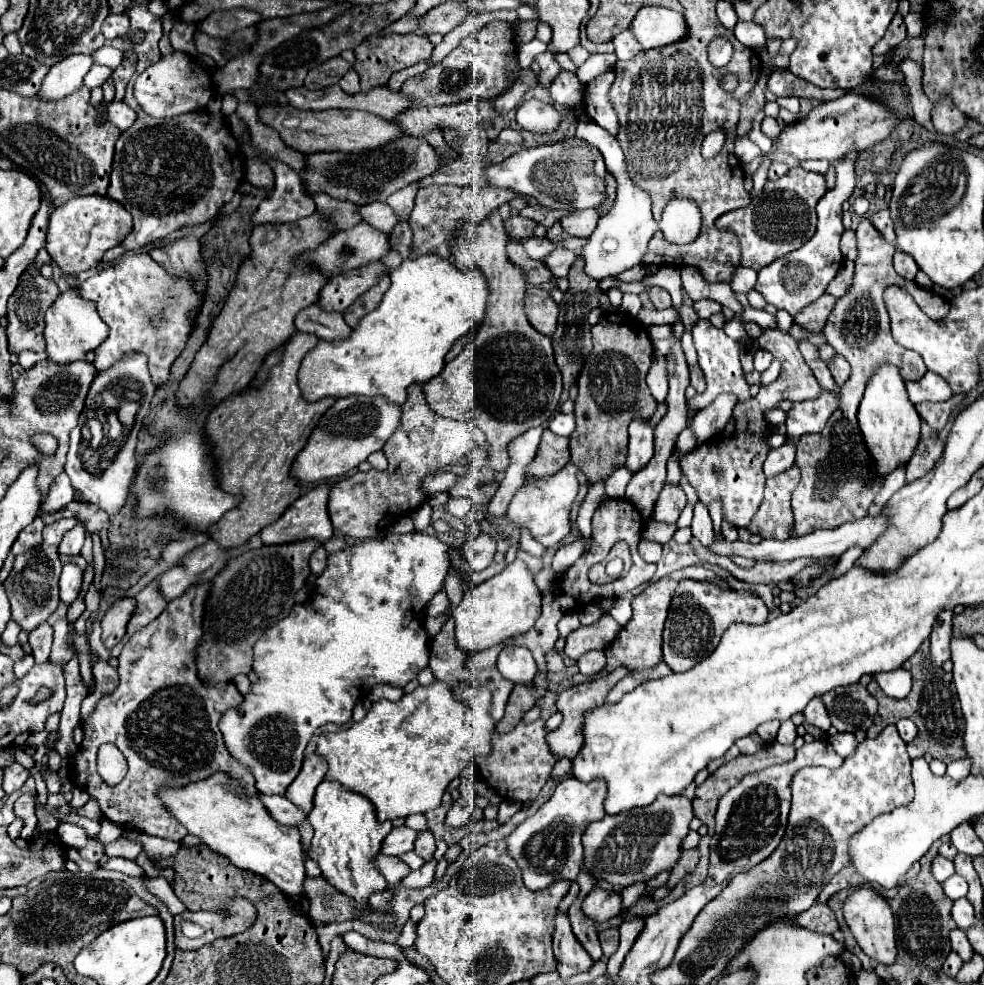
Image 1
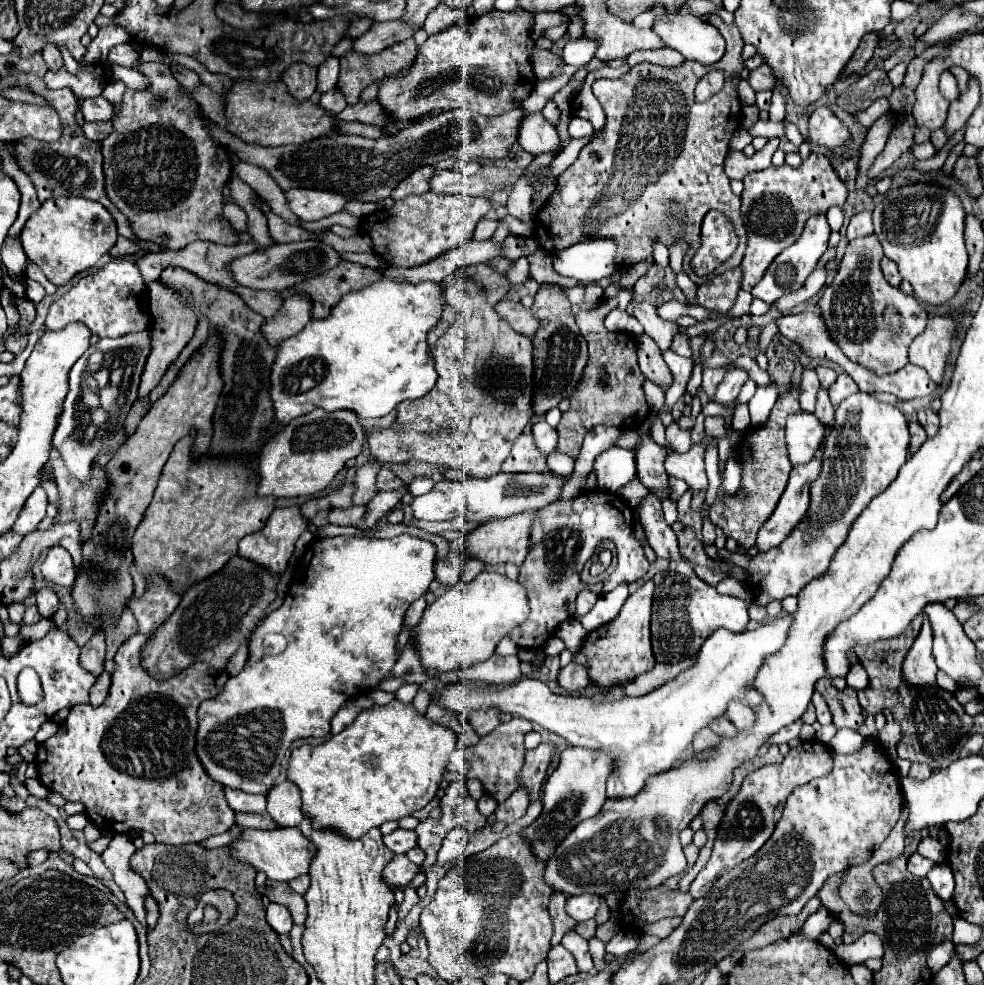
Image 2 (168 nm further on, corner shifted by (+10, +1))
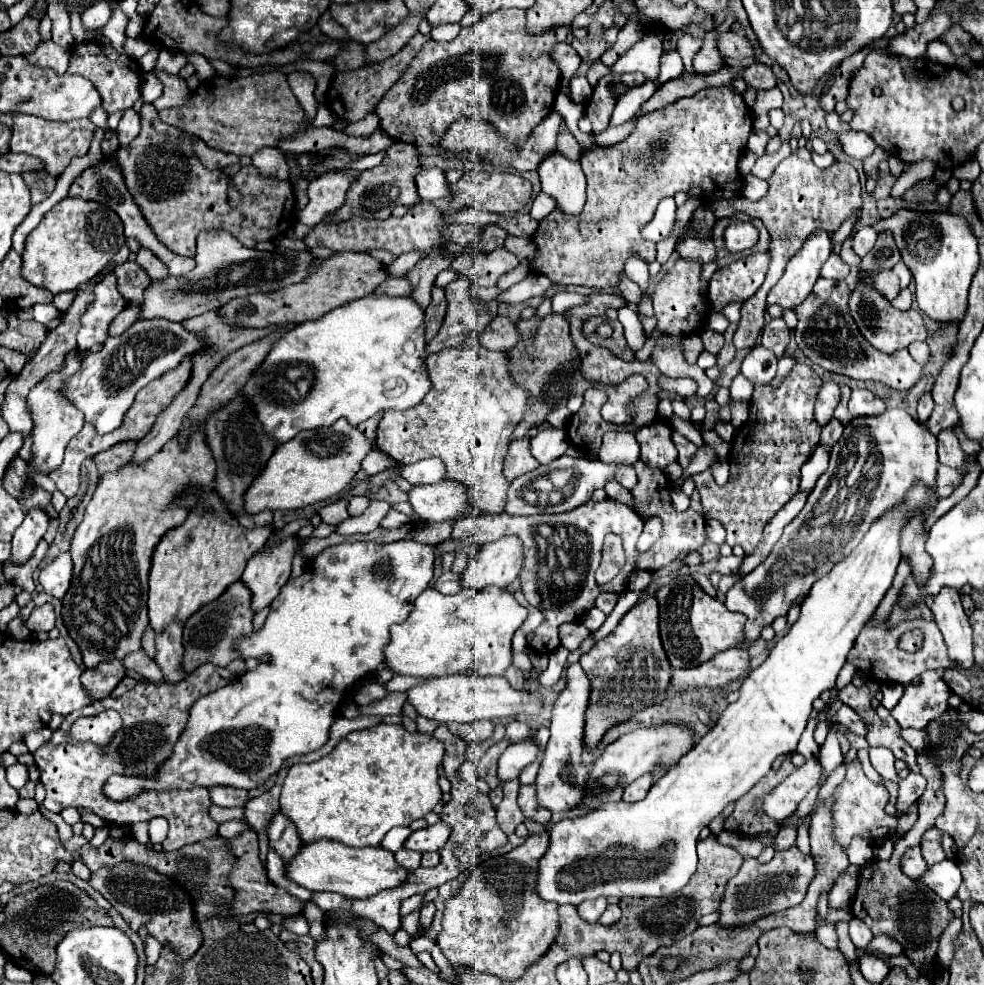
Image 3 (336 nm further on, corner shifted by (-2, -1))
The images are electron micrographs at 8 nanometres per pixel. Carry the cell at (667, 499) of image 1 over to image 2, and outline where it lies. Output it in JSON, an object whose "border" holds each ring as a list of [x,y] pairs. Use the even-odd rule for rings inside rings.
{"border":[[[645,436],[637,450],[635,450],[635,464],[637,464],[637,478],[649,488],[665,488],[669,478],[667,472],[663,468],[663,460],[665,460],[667,452],[663,446],[655,444],[649,436]]]}

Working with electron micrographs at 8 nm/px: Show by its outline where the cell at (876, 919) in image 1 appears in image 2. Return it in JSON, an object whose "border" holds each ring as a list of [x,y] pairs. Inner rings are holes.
{"border":[[[867,932],[863,936],[859,936],[859,940],[853,944],[837,946],[835,954],[843,964],[853,966],[853,964],[861,964],[869,958],[881,958],[883,956],[883,942],[877,934]]]}

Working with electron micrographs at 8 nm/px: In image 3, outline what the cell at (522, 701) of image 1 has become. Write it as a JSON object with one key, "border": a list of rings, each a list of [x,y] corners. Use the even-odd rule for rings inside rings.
{"border":[[[477,720],[477,722],[467,722],[467,724],[451,722],[449,730],[453,730],[453,734],[465,738],[467,742],[483,742],[483,740],[491,738],[495,724],[491,720]]]}

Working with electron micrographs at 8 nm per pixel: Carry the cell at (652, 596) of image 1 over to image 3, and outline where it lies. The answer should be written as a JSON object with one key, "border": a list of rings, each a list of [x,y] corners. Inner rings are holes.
{"border":[[[645,596],[639,604],[635,604],[623,616],[619,626],[611,634],[607,634],[603,640],[599,640],[587,654],[583,654],[579,662],[585,670],[585,674],[591,678],[591,700],[589,700],[589,710],[585,716],[585,722],[587,722],[585,724],[585,744],[595,746],[595,744],[599,744],[599,740],[607,728],[631,718],[635,712],[639,712],[651,704],[663,702],[663,698],[665,698],[665,690],[667,690],[669,678],[671,678],[671,666],[669,666],[669,660],[667,660],[665,650],[661,646],[661,638],[659,638],[657,598]]]}

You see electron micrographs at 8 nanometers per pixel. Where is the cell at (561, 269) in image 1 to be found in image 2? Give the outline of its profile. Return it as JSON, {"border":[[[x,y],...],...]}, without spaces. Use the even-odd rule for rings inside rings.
{"border":[[[527,258],[515,260],[515,262],[511,264],[511,268],[505,272],[505,276],[507,276],[507,280],[509,280],[513,286],[521,284],[521,278],[527,278],[527,276],[529,276],[529,262],[527,262]]]}

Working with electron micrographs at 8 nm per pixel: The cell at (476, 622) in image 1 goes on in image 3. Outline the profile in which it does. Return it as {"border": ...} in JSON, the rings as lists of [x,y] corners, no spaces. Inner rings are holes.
{"border":[[[429,588],[417,598],[413,614],[403,624],[393,626],[385,660],[395,674],[407,676],[503,674],[511,664],[511,638],[525,620],[527,608],[505,588],[465,588],[453,596],[443,596]]]}

